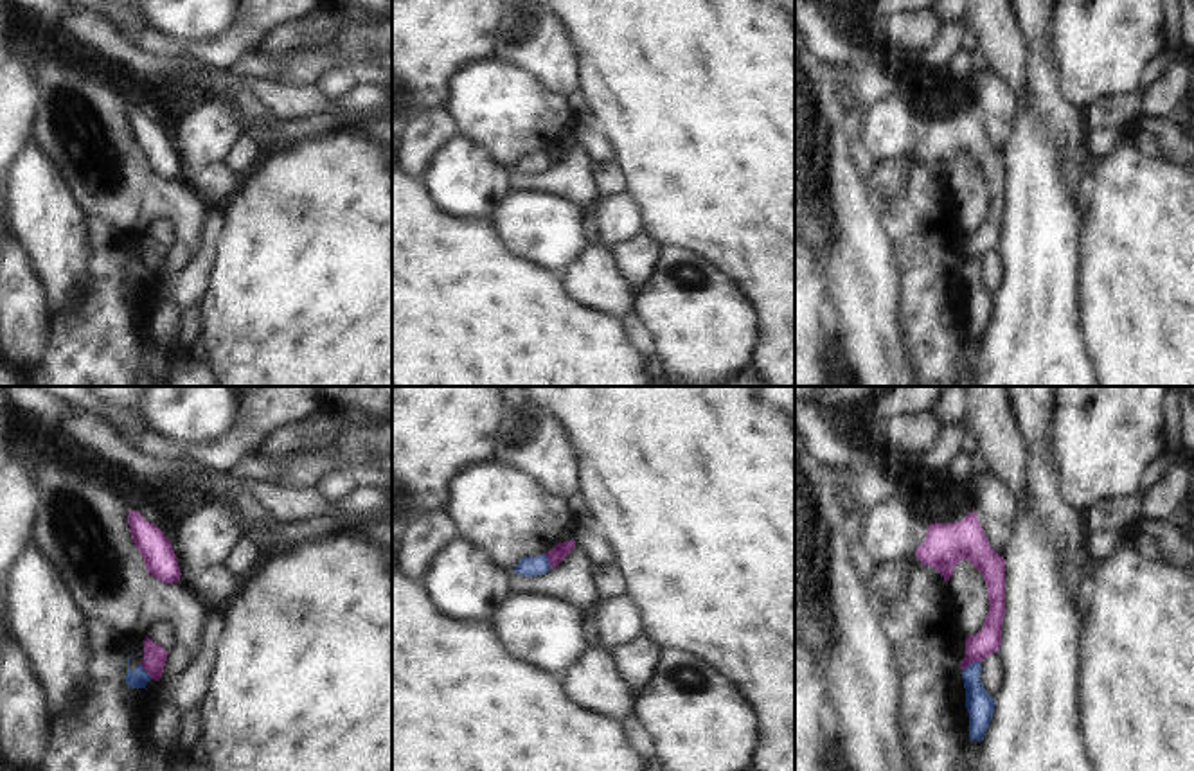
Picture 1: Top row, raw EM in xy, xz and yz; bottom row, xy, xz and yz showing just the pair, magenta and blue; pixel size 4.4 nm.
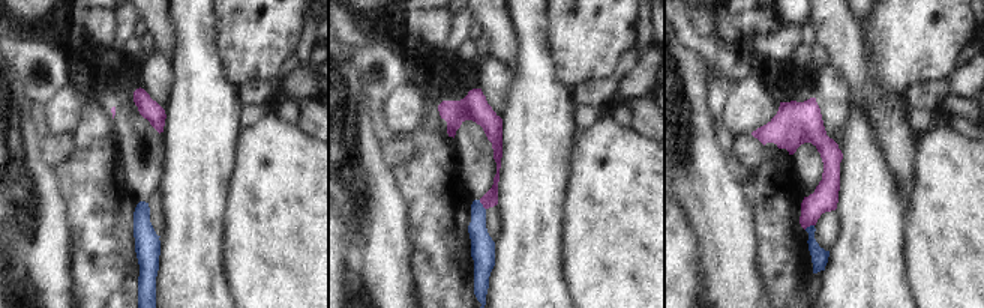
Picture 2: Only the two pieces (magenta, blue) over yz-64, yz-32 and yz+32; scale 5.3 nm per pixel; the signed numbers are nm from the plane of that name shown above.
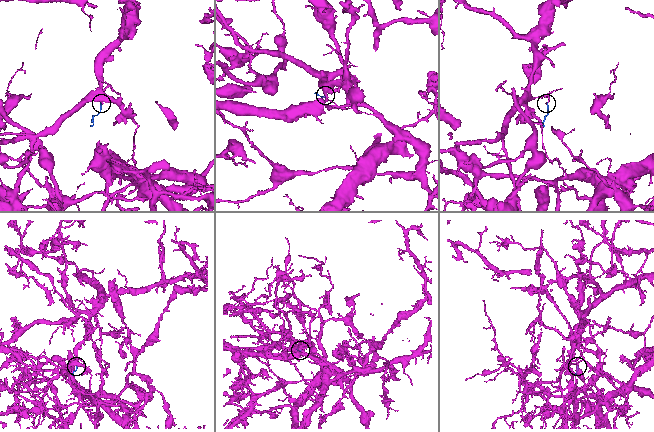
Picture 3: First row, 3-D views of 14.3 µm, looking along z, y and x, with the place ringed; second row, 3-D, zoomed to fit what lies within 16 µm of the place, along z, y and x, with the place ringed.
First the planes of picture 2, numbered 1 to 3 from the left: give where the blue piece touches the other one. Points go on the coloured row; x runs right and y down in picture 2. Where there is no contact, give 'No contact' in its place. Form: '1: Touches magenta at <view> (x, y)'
1: No contact
2: Touches magenta at yz-32 (482, 203)
3: Touches magenta at yz+32 (809, 226).

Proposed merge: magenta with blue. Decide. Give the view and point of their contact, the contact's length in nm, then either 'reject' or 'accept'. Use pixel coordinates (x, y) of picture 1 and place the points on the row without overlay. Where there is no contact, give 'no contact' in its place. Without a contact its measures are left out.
yz (971, 259) | 100 nm | reject

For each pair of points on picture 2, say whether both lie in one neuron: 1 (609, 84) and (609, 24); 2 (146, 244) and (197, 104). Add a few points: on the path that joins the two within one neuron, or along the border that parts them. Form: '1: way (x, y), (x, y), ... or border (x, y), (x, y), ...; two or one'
1: border (611, 75), (602, 80), (584, 81), (576, 89); two
2: border (165, 155), (165, 173), (158, 190); two

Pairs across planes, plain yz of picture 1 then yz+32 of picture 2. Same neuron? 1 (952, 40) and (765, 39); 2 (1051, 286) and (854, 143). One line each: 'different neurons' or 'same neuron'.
1: same neuron
2: same neuron

